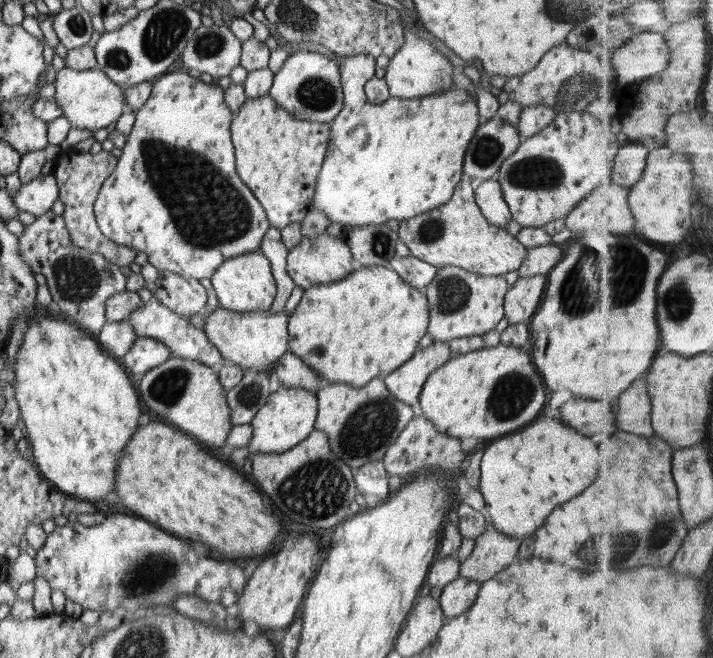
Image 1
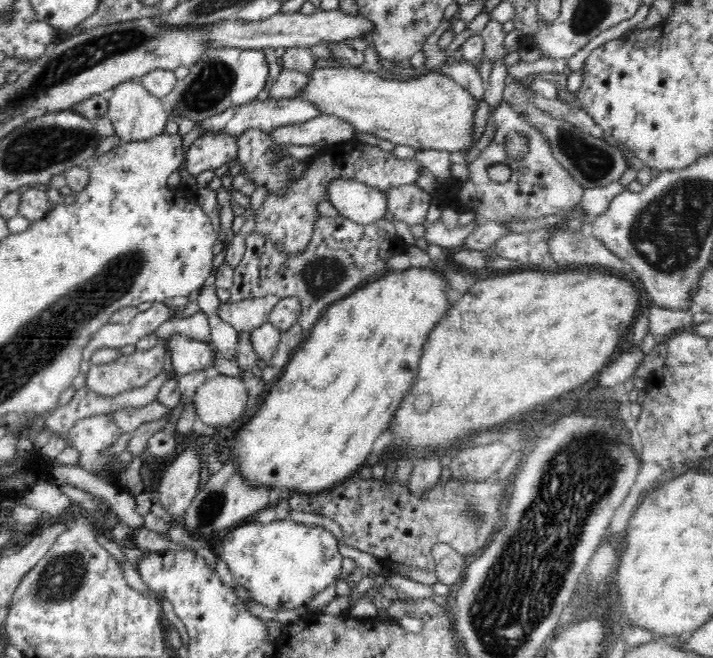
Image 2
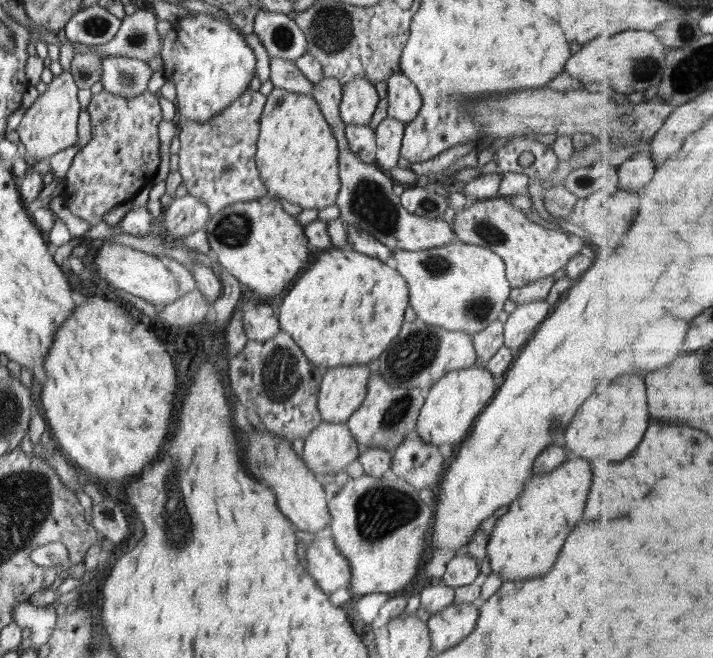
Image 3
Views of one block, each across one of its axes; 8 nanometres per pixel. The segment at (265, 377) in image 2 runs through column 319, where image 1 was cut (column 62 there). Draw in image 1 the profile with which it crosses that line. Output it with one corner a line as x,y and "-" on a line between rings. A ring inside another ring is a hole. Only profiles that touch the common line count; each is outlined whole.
54,212
42,214
30,226
24,226
20,241
20,257
34,273
46,277
57,315
78,328
95,336
106,324
106,301
115,294
125,292
126,280
119,266
109,262
102,254
78,248
72,244
61,216

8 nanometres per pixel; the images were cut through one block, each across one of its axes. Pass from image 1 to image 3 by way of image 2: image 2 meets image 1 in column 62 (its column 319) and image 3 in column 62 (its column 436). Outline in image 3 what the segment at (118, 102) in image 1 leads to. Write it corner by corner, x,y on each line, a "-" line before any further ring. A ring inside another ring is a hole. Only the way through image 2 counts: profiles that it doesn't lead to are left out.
64,71
60,75
54,76
52,81
47,84
46,91
39,94
36,101
27,108
17,128
20,142
26,148
27,156
36,161
50,159
65,148
78,144
76,134
78,113
80,112
78,90
71,71

